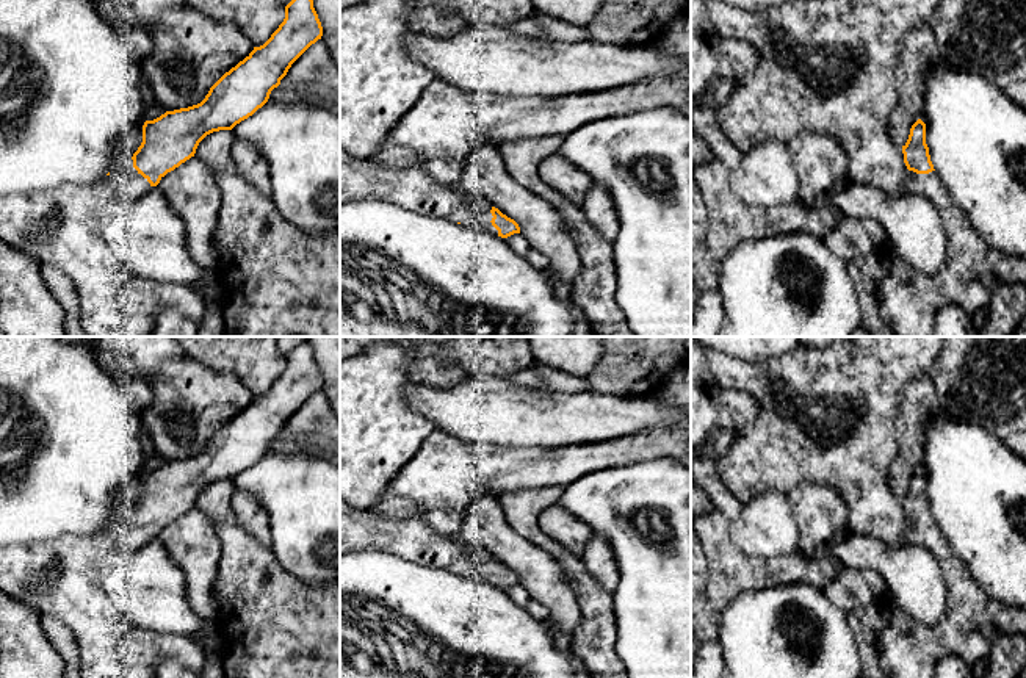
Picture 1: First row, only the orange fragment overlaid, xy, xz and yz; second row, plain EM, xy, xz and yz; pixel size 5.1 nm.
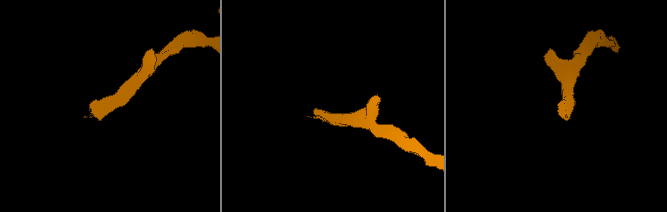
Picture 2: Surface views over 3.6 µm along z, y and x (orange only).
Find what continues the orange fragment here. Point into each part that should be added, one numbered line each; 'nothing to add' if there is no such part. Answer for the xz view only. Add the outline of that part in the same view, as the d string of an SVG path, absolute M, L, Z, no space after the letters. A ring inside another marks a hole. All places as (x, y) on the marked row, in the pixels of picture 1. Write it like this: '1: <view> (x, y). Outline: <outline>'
1: xz (361, 179). Outline: M340 149L340 205L368 199L498 235L490 222L492 204L487 199L468 194L461 185L439 183L428 175L424 168L390 169L378 164L373 158L357 158Z

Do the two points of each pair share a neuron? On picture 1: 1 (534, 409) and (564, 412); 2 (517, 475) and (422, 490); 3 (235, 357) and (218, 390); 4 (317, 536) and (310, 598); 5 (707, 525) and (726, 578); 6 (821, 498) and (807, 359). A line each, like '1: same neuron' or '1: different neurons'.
1: same neuron
2: same neuron
3: different neurons
4: different neurons
5: same neuron
6: different neurons

